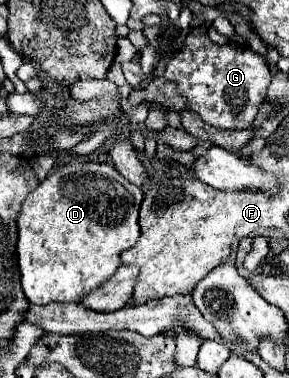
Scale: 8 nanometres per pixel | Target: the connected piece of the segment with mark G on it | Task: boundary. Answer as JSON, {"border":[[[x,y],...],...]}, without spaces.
{"border":[[[193,32],[185,38],[183,48],[167,62],[165,80],[177,84],[177,92],[189,102],[189,110],[197,112],[205,122],[223,130],[247,130],[257,116],[261,102],[265,100],[271,72],[265,58],[251,48],[239,48],[237,44],[215,44],[205,32]]]}

